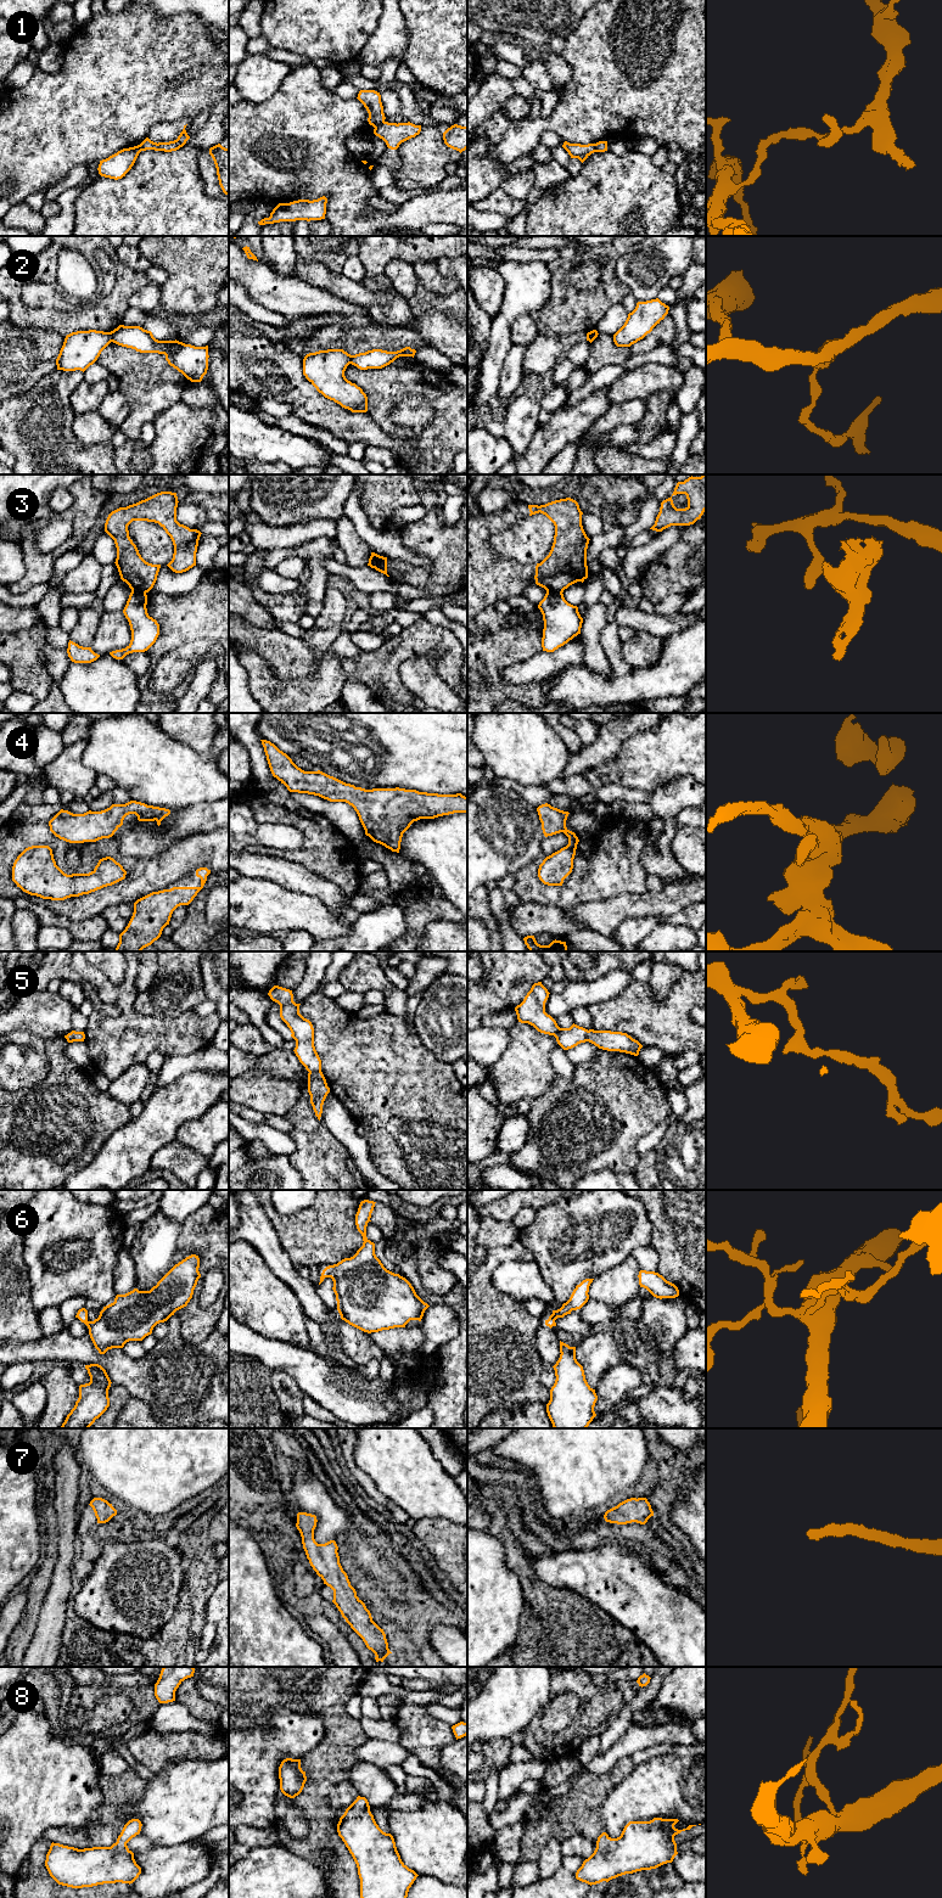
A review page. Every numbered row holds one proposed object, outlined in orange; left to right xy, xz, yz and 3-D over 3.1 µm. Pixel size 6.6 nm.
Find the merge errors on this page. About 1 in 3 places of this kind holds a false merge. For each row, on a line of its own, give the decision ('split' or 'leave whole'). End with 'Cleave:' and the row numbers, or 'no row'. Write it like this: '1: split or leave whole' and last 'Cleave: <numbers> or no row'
1: split
2: split
3: split
4: leave whole
5: leave whole
6: leave whole
7: leave whole
8: leave whole
Cleave: 1, 2, 3

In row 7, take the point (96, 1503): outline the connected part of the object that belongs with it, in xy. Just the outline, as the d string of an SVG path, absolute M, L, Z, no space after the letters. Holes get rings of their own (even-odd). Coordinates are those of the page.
M94 1498L89 1505L95 1512L97 1523L106 1523L117 1515L117 1510L112 1506L112 1504L102 1498Z

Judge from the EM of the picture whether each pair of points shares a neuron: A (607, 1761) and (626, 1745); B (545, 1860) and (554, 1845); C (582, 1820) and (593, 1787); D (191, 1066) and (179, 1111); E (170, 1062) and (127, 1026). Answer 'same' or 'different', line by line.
A: same
B: same
C: same
D: different
E: different

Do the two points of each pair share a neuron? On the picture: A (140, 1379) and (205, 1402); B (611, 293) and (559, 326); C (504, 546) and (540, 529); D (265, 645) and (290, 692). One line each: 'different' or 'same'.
A: same
B: same
C: same
D: different

